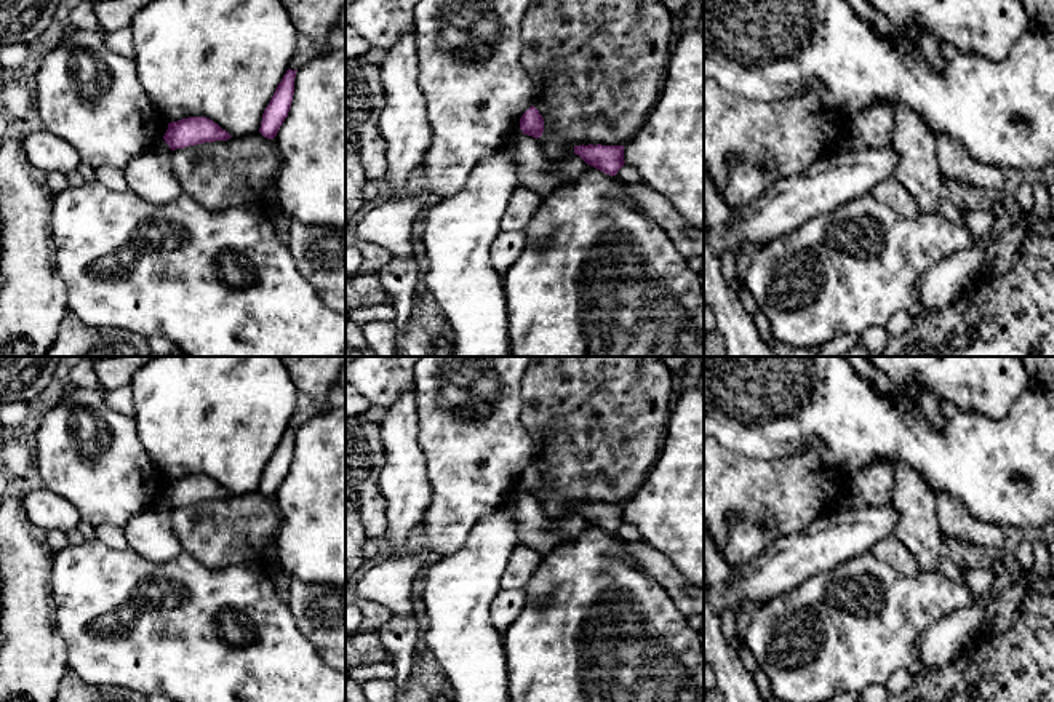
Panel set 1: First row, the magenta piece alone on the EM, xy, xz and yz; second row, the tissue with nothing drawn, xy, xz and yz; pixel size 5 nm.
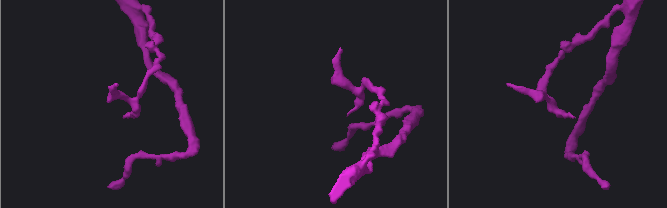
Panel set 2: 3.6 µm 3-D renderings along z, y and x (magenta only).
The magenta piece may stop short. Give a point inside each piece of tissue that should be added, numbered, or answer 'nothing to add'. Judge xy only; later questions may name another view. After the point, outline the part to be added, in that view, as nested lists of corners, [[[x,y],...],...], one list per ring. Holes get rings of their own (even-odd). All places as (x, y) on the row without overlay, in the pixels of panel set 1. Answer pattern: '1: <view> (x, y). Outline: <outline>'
nothing to add

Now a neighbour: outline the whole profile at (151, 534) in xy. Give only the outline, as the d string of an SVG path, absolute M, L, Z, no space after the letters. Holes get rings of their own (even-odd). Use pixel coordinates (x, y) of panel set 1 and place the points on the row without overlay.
M150 507L123 528L131 550L152 563L166 563L182 553L182 545L171 528L171 509Z

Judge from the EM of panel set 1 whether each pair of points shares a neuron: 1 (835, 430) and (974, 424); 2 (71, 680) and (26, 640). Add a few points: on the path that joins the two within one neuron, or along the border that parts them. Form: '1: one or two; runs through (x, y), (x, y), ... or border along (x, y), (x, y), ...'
1: one; runs through (870, 430), (896, 430), (909, 438), (939, 438)
2: two; border along (69, 670), (58, 685)

